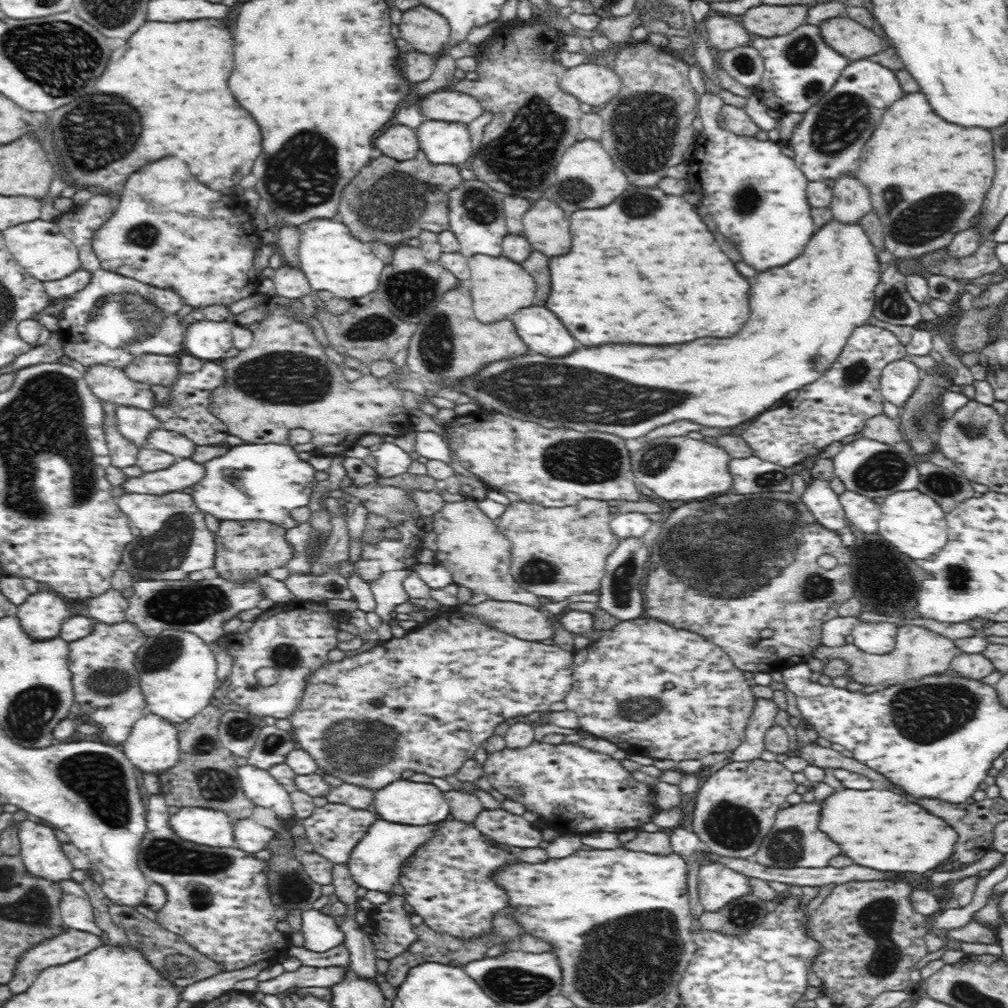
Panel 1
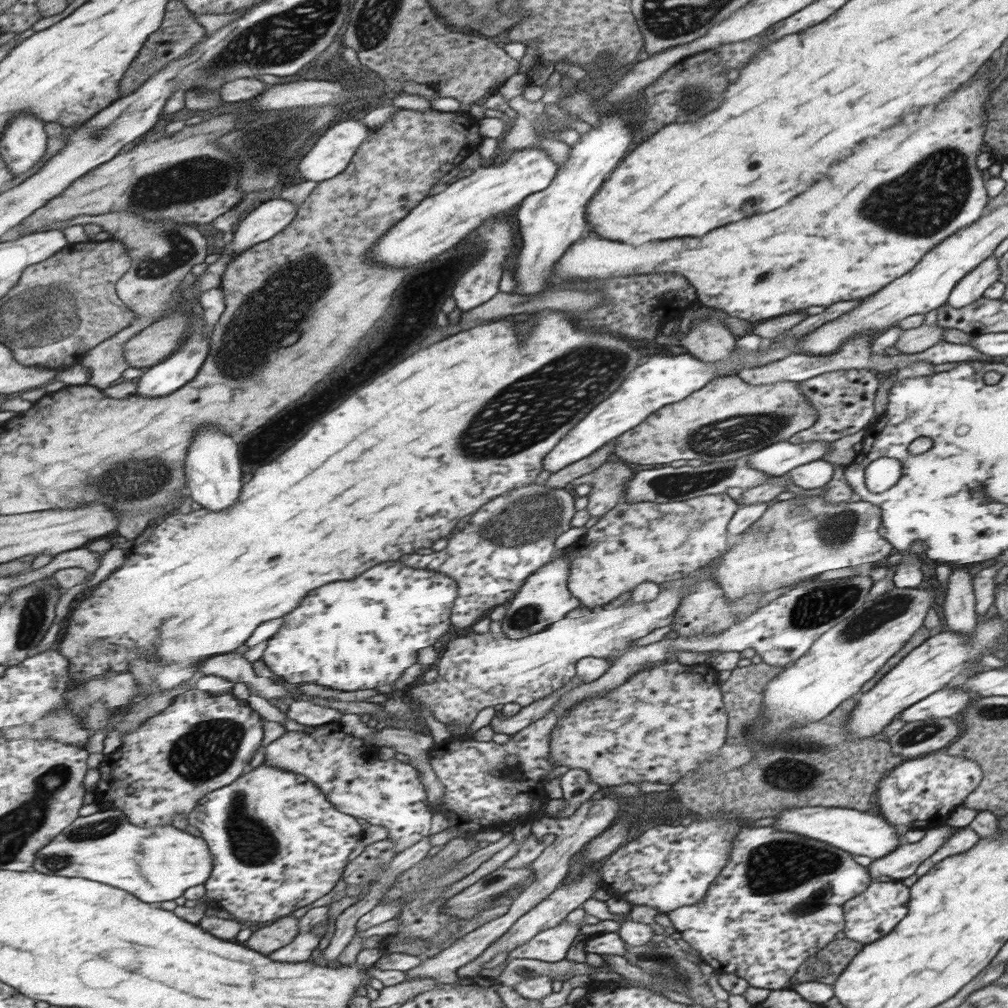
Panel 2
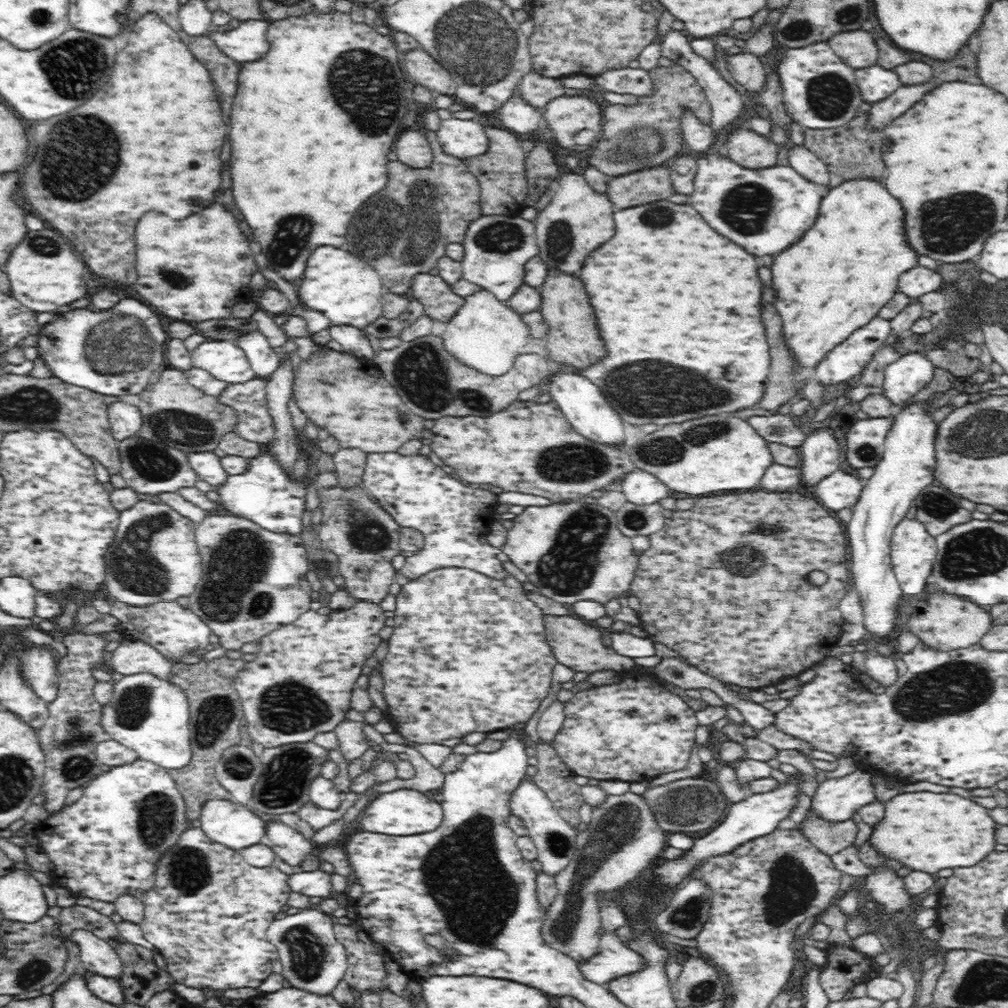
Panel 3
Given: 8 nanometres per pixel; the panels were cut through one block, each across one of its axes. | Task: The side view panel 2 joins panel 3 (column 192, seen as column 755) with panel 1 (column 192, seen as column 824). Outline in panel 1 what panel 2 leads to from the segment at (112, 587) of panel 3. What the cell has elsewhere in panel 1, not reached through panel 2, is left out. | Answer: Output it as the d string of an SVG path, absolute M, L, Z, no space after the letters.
M182 491L161 495L124 493L116 499L130 524L140 530L140 537L128 543L122 552L122 562L135 579L182 581L188 578L190 572L212 568L216 550L215 536L208 530L204 513L195 505L190 494Z

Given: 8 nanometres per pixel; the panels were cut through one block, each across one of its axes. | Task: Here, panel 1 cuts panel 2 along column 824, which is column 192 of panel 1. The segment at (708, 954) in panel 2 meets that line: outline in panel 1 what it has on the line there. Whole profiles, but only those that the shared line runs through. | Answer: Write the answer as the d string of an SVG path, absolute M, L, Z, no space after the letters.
M161 793L153 794L147 800L144 819L148 832L142 839L137 864L141 872L152 883L165 888L168 901L157 912L157 922L165 930L182 936L190 946L222 965L224 971L239 971L252 967L258 962L276 964L282 957L286 958L290 936L276 930L276 922L285 920L287 912L280 906L272 905L268 875L270 862L255 858L252 854L238 847L214 848L194 844L180 838L172 829L169 820L168 803Z

